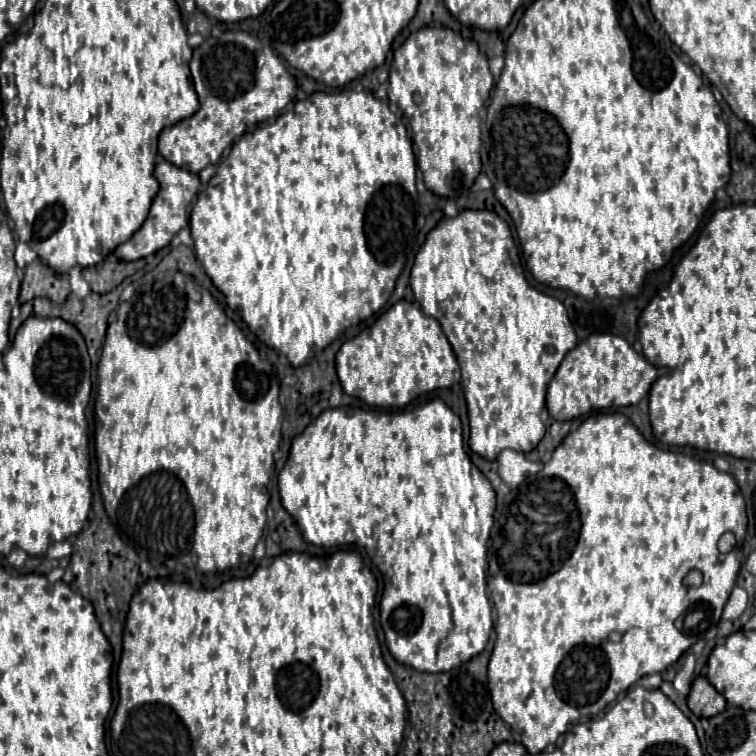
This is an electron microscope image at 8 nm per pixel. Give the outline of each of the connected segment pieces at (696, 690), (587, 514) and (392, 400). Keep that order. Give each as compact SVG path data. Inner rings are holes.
M698 676L692 682L692 690L688 694L688 708L696 716L712 718L726 708L726 700L720 696L720 692L716 692L716 688L712 688L706 676Z
M600 412L588 416L578 426L578 430L570 432L560 442L560 446L552 452L550 466L544 464L540 474L542 474L540 478L538 476L530 478L528 482L524 482L526 486L520 486L516 494L510 496L506 508L502 510L504 516L496 518L498 530L494 526L492 532L494 544L490 544L488 550L488 564L490 564L488 588L490 598L498 612L496 646L492 650L492 658L488 664L488 688L492 696L492 706L496 708L498 716L504 722L508 722L514 732L520 734L520 740L530 754L540 754L548 744L556 744L556 740L566 732L568 722L572 718L578 720L580 716L590 718L598 714L610 702L614 702L620 692L626 692L642 676L662 672L668 666L672 666L698 638L702 638L710 628L716 628L724 604L728 602L728 596L732 592L732 586L736 584L740 568L740 556L736 552L720 554L716 542L724 532L736 532L736 536L744 536L748 526L742 492L728 472L720 472L708 462L696 462L684 454L656 448L654 444L646 442L644 436L638 432L638 428L620 412ZM692 568L702 570L704 582L702 588L688 588L684 592L682 578Z
M406 300L392 304L384 314L376 318L372 326L364 328L358 336L342 344L336 354L336 372L346 394L360 398L374 408L402 408L420 394L432 392L436 388L450 388L452 384L460 382L460 364L438 320L426 316L420 308Z

